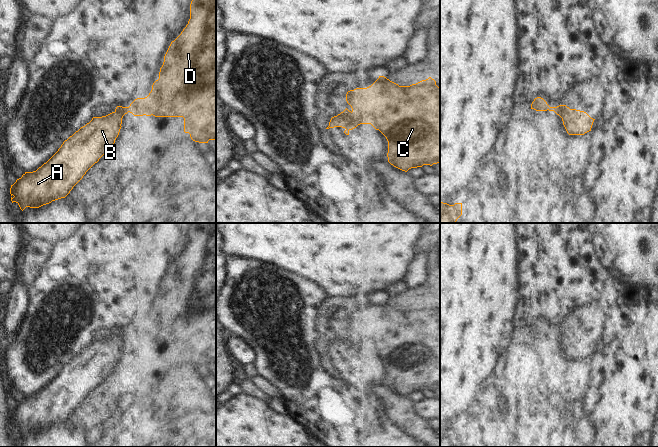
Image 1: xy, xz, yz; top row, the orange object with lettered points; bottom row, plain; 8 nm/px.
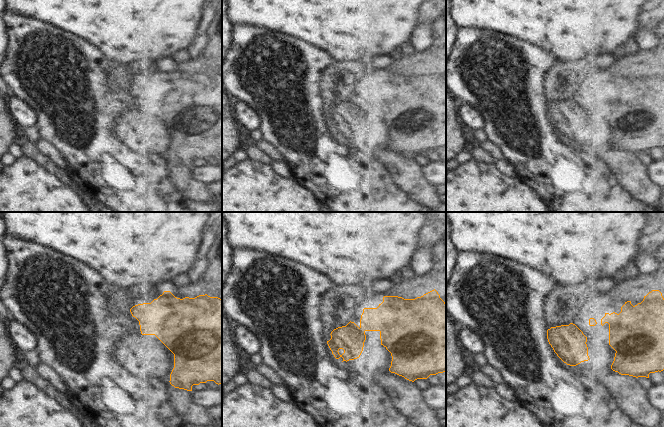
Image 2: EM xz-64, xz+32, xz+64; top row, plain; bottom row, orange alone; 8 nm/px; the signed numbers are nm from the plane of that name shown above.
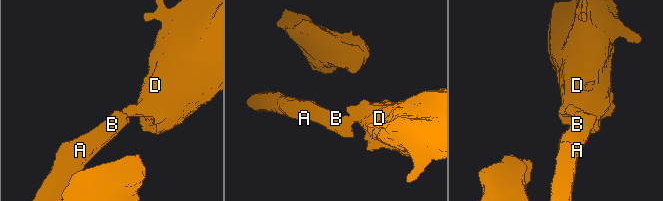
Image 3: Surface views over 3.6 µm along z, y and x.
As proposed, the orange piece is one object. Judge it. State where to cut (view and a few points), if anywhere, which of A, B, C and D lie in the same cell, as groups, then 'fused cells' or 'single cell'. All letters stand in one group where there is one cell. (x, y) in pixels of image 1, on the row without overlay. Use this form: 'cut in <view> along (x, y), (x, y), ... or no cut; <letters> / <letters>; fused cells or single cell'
cut in xz along (351, 336), (361, 347); A B / C D; fused cells

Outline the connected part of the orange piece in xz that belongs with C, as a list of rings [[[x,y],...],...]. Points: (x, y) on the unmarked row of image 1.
[[[384,300],[367,312],[346,318],[352,337],[361,348],[371,348],[388,365],[388,386],[407,396],[411,392],[440,386],[440,312],[429,301],[410,310],[399,310]]]

